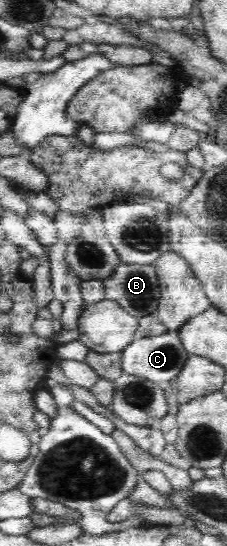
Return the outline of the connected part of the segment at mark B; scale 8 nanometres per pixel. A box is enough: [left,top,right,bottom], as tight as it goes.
[102,261,160,319]

